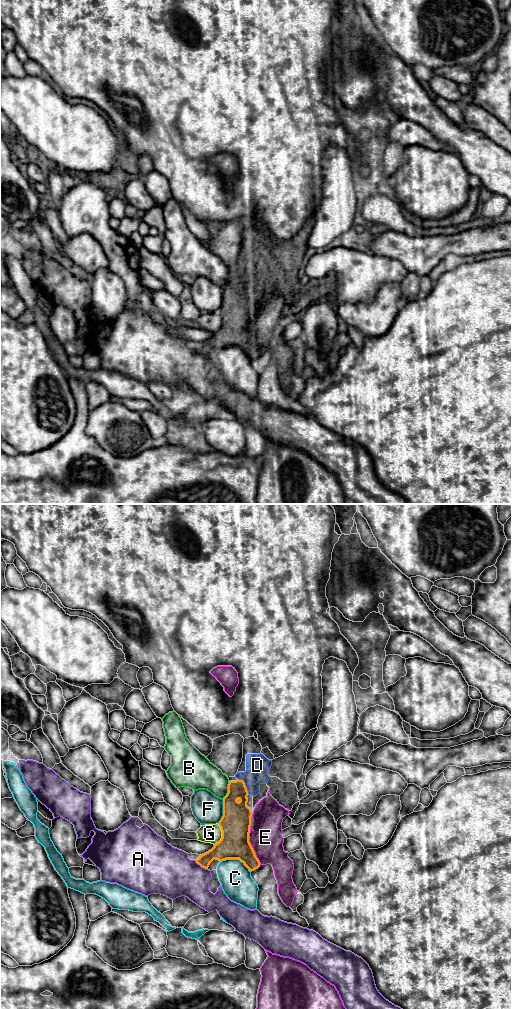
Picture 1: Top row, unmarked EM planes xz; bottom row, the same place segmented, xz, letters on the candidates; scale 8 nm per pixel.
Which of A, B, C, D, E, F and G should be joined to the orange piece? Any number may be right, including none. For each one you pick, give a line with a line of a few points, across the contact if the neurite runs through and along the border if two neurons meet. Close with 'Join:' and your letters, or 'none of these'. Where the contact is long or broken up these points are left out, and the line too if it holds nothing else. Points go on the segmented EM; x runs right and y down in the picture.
D: line xz (236, 814), (242, 804), (244, 784), (256, 772), (257, 765)
Join: D

